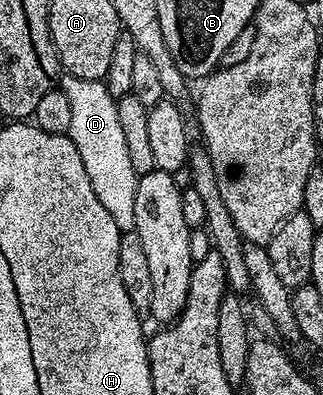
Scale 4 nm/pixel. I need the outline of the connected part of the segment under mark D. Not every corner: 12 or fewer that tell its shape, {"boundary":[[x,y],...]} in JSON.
{"boundary":[[64,73],[74,141],[94,197],[136,230],[118,101],[103,79]]}

